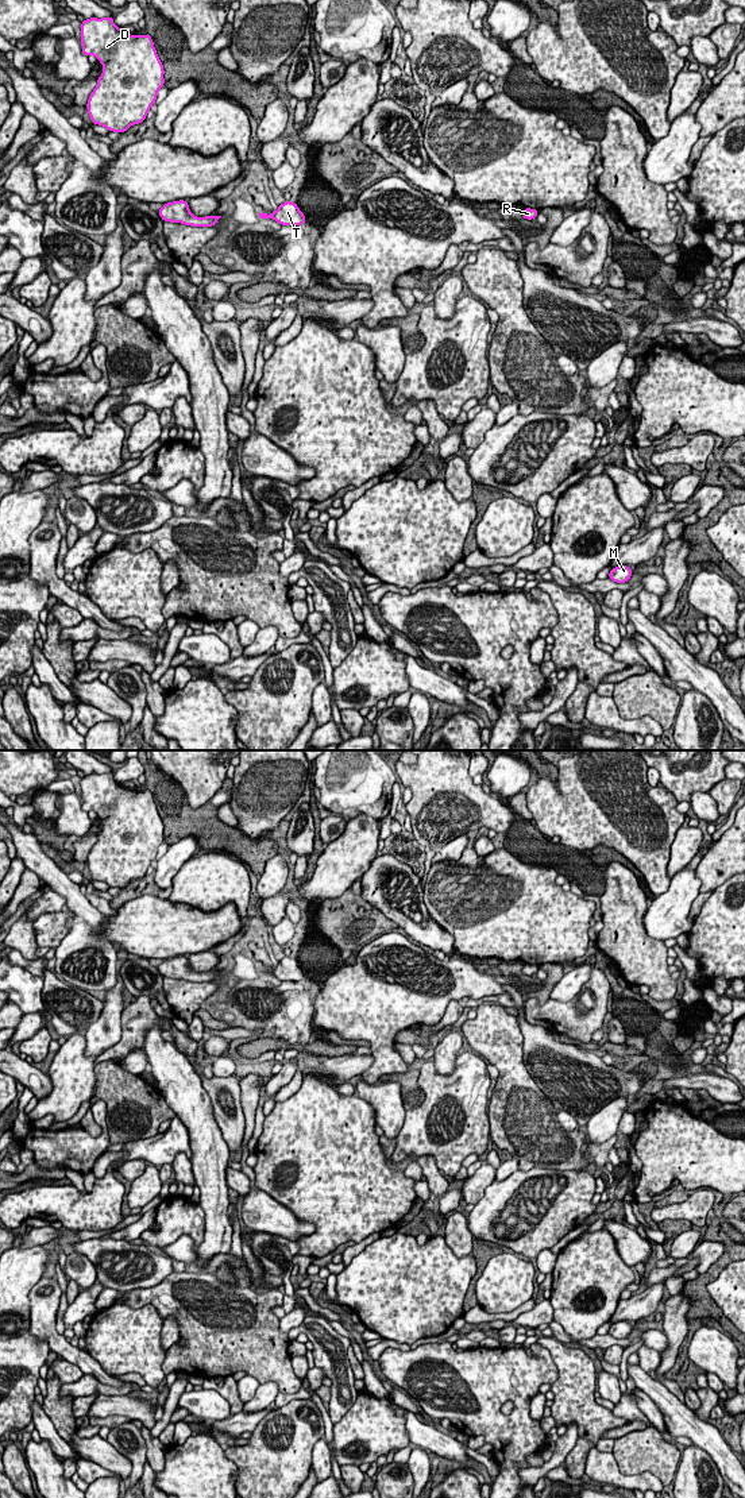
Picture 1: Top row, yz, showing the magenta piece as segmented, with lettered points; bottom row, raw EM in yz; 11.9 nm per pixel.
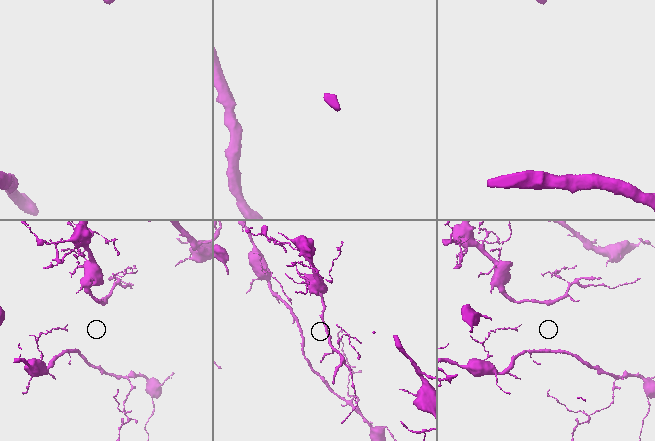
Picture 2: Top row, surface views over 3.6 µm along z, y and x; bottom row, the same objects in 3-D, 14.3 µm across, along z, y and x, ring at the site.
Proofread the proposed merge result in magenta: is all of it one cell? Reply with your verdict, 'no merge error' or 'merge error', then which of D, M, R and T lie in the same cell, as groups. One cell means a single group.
no merge error | D M R T

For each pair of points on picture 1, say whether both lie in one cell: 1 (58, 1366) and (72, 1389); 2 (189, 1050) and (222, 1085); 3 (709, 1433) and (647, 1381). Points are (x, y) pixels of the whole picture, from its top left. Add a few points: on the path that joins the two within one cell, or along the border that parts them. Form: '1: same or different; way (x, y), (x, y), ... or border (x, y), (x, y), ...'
1: different; border (84, 1375), (73, 1382), (62, 1383)
2: different; border (188, 1056), (195, 1057)
3: same; way (693, 1428), (661, 1397)

